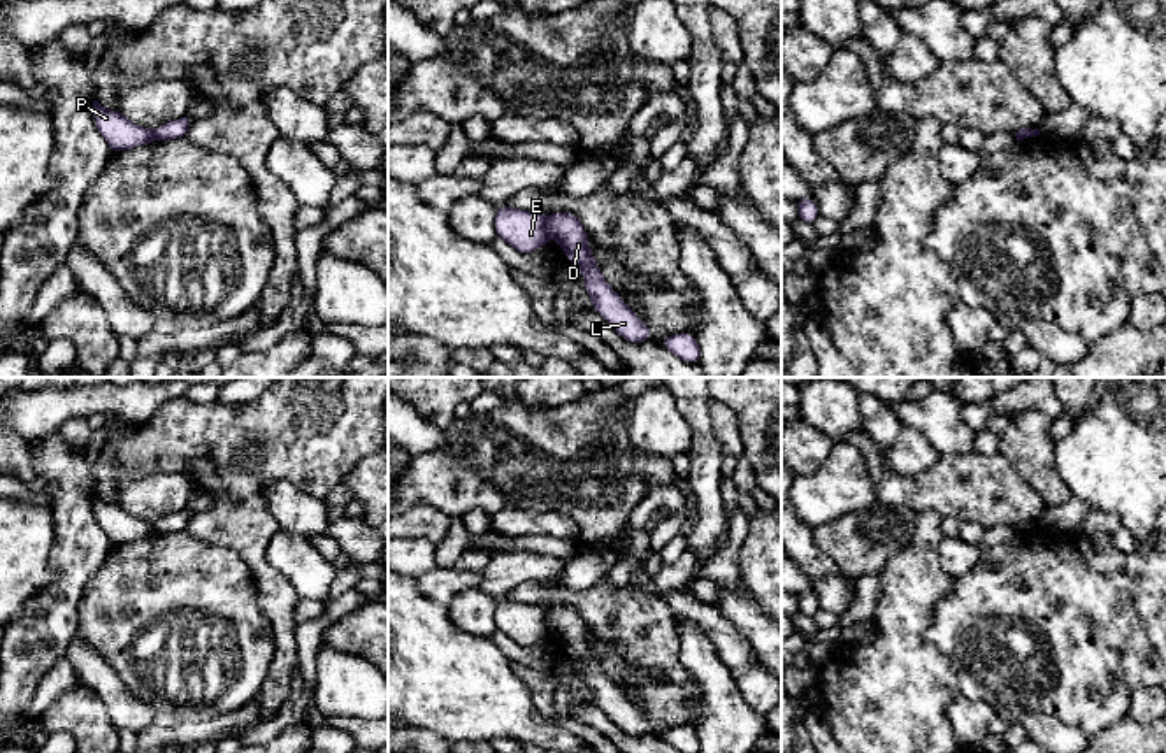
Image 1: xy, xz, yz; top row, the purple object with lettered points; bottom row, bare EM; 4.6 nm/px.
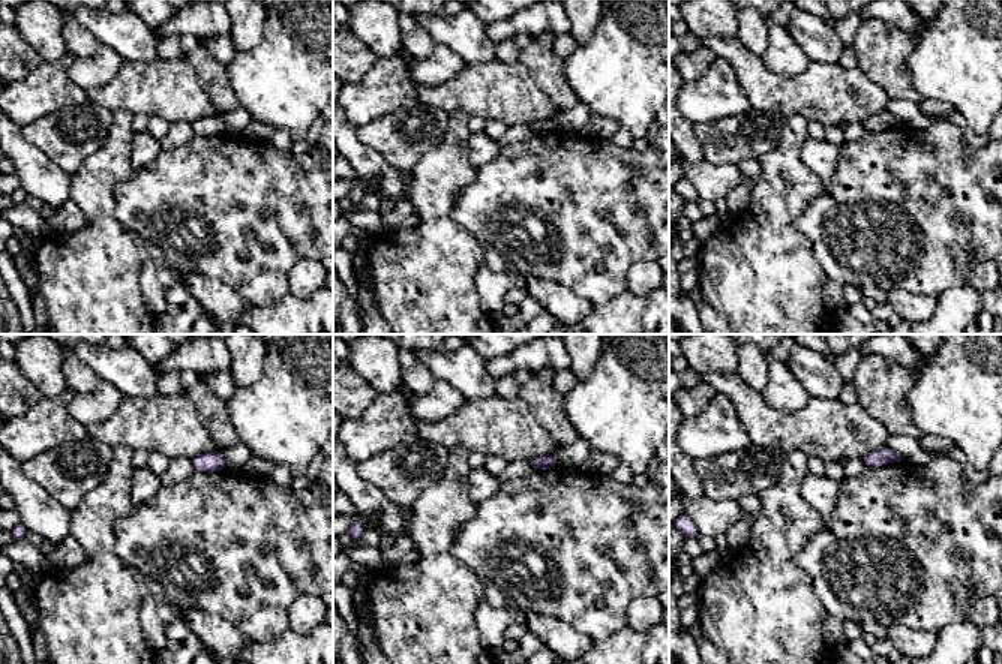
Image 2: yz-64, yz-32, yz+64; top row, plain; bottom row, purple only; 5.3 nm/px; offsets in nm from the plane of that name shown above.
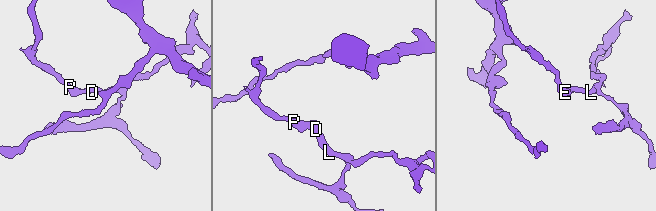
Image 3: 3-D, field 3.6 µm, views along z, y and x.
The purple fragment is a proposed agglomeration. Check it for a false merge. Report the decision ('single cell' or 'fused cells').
fused cells

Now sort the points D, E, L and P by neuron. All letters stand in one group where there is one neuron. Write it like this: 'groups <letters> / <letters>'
groups D L / E P

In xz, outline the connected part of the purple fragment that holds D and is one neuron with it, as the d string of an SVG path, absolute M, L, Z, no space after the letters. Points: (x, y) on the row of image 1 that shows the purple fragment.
M569 211L557 212L546 218L546 232L548 237L562 246L565 258L585 277L594 311L627 342L639 344L651 341L651 328L604 281L599 265L592 258L588 235L581 221Z

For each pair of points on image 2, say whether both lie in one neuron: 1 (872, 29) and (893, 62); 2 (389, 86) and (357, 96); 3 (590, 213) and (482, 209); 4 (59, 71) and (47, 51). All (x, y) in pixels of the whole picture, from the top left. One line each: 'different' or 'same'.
1: same
2: same
3: same
4: different

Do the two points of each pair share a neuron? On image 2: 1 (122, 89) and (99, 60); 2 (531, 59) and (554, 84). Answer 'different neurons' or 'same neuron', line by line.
1: different neurons
2: same neuron

